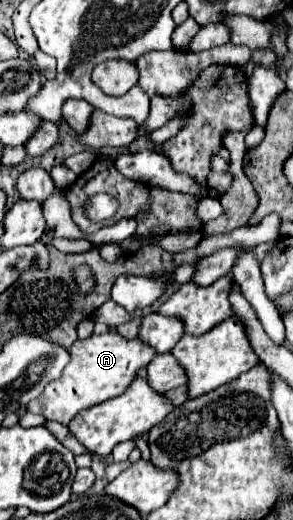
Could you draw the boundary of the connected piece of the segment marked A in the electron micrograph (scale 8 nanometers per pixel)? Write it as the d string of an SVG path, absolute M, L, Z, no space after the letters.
M109 331L105 335L91 335L83 341L77 339L69 347L69 355L71 361L63 369L63 375L57 381L47 383L39 399L33 399L27 405L29 413L39 413L47 421L59 421L67 425L79 411L121 395L131 385L137 371L149 365L149 361L155 357L155 351L151 351L151 347L143 345L139 339L127 341L119 333Z

